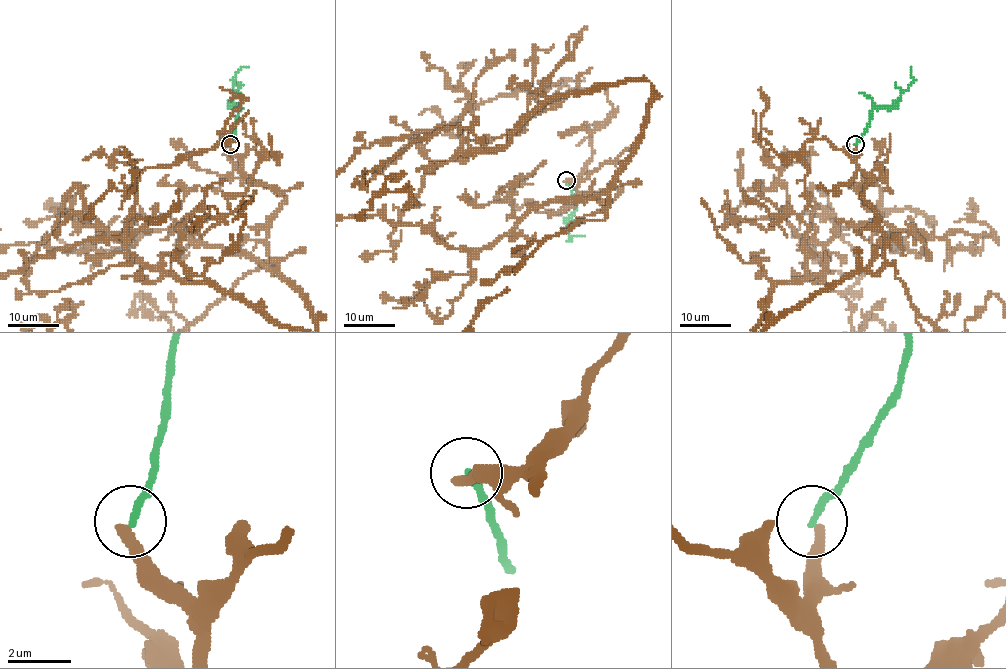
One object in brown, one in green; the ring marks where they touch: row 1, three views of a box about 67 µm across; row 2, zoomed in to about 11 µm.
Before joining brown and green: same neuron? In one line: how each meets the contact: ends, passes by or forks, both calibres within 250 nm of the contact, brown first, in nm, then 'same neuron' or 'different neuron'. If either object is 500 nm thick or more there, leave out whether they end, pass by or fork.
brown ends | green ends | 360/240 nm | different neuron

